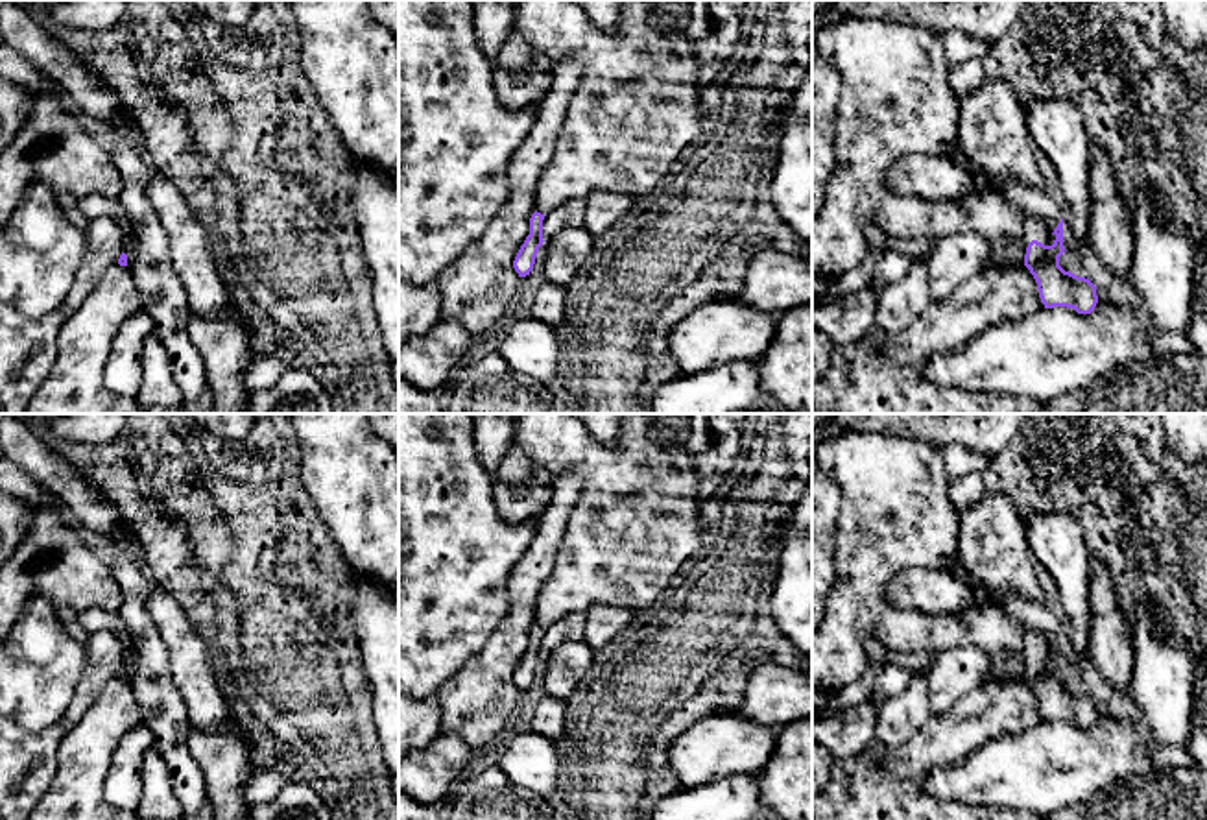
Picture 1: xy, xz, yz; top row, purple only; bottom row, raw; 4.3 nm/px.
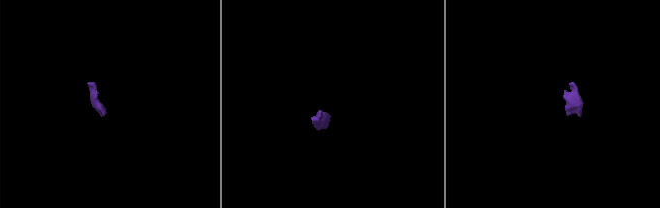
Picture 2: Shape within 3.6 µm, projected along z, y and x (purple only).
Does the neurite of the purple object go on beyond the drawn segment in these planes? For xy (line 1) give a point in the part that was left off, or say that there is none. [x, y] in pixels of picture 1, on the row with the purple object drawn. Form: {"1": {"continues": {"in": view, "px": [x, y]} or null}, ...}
{"1": {"continues": {"in": "xy", "px": [91, 205]}}}

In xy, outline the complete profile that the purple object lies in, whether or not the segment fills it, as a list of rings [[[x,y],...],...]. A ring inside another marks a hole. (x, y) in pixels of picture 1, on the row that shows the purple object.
[[[85,196],[85,198],[79,198],[78,205],[89,220],[98,216],[109,216],[122,227],[124,247],[116,264],[127,266],[125,246],[131,240],[133,227],[125,222],[127,216],[120,201],[116,198],[105,198],[105,196]]]

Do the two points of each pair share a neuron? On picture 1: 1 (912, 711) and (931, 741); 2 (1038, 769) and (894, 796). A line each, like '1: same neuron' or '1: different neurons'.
1: different neurons
2: different neurons

